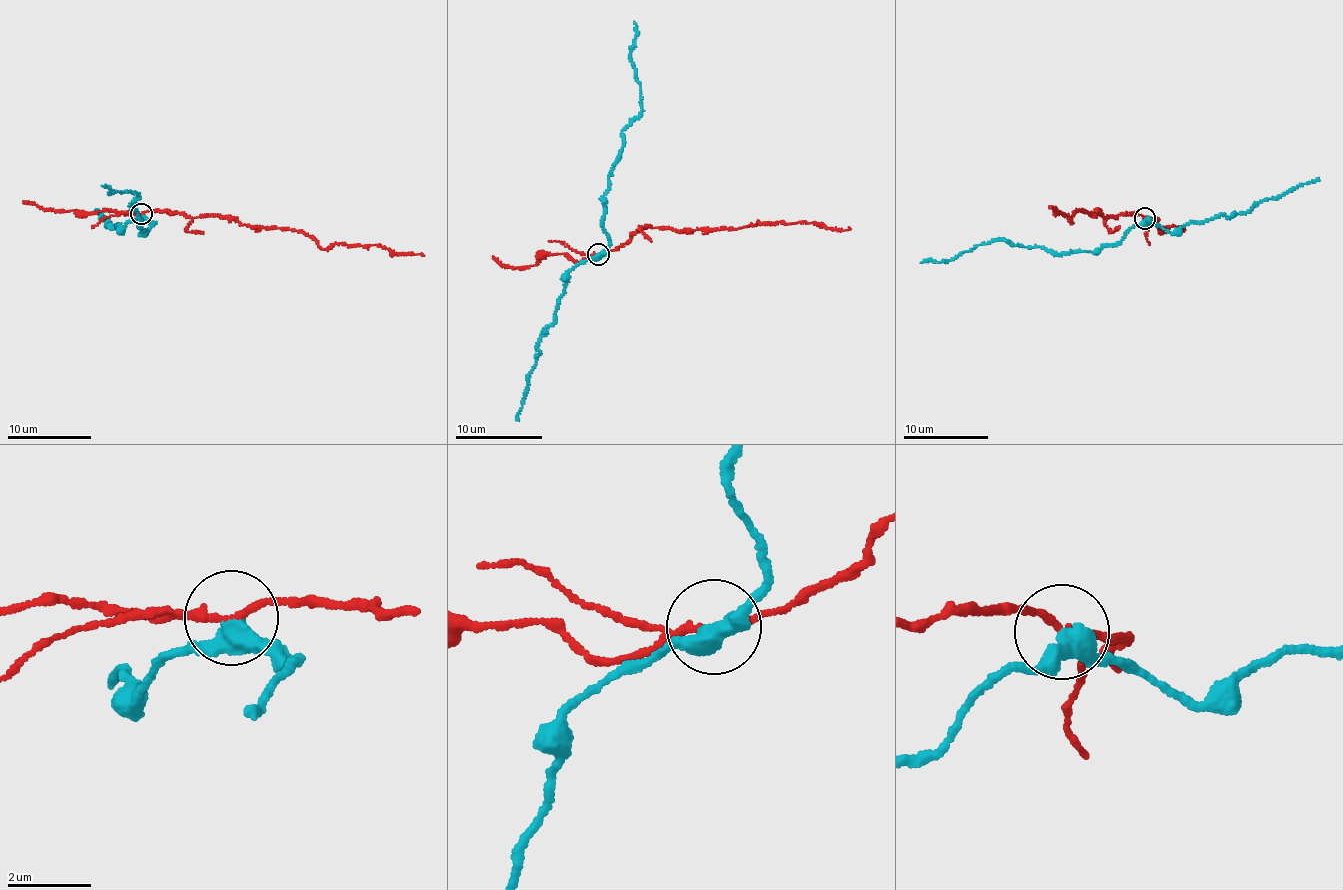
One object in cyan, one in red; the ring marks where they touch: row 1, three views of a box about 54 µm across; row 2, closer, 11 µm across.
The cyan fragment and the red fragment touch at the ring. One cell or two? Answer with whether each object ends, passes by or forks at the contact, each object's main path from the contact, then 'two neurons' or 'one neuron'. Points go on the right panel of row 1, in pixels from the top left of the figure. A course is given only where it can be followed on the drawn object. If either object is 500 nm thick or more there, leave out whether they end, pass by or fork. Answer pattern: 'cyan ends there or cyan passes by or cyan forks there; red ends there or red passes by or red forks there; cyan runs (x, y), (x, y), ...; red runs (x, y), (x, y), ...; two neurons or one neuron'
cyan passes by; red passes by; cyan runs (1144, 219), (1120, 241), (1093, 251), (1057, 254), (1039, 246), (999, 240), (974, 245), (942, 262), (920, 262); red runs (1144, 219), (1134, 212), (1104, 217), (1094, 209), (1095, 215), (1076, 209), (1071, 223), (1050, 207); two neurons

